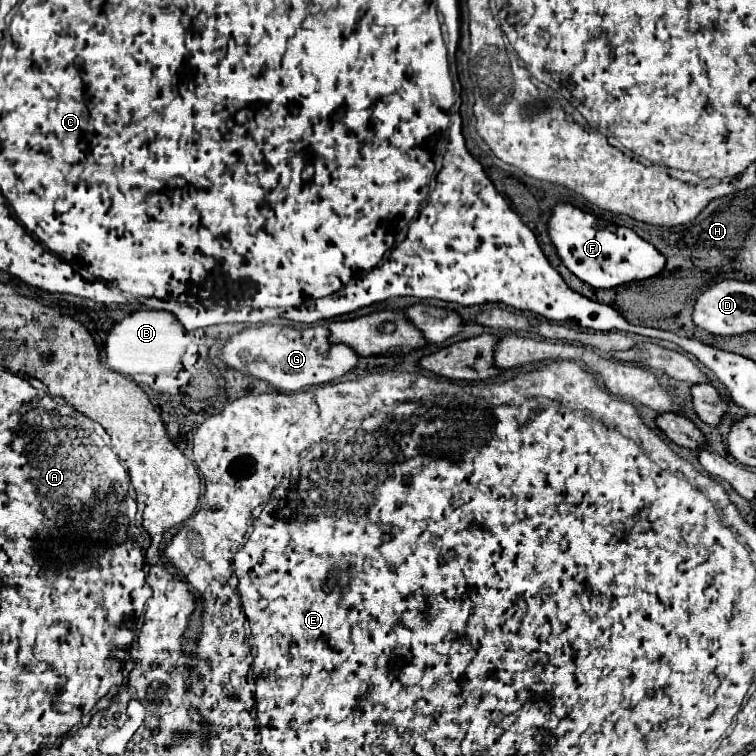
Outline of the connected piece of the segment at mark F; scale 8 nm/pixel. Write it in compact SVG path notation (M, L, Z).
M557 203L553 207L549 217L549 237L563 265L595 289L613 289L623 283L643 281L665 269L665 257L637 233L627 227L601 223L591 213L585 213L569 203Z

